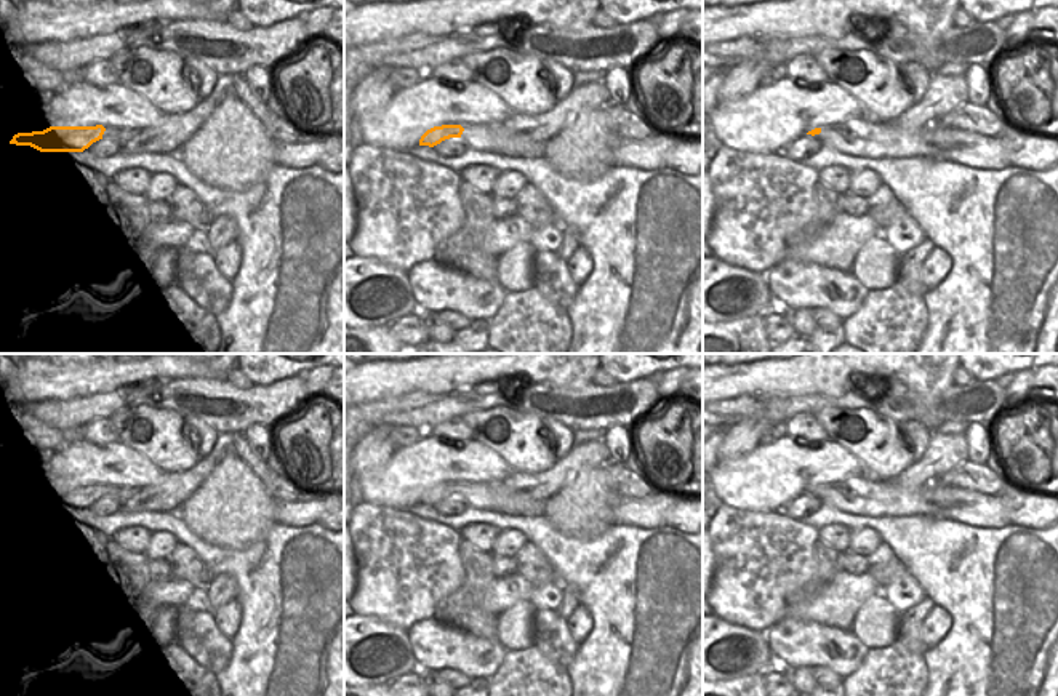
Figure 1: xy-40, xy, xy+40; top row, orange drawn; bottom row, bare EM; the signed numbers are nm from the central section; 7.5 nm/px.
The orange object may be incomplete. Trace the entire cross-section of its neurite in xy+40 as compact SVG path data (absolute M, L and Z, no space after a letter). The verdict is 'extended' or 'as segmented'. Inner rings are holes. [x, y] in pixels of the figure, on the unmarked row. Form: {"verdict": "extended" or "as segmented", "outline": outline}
{"verdict": "extended", "outline": "M853 474L837 483L815 486L807 493L820 498L823 504L831 504L852 515L925 515L949 518L975 528L1010 525L1010 514L999 498L935 482L919 490L904 490L892 480Z"}

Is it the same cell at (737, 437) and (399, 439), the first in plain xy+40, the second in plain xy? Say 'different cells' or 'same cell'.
different cells

